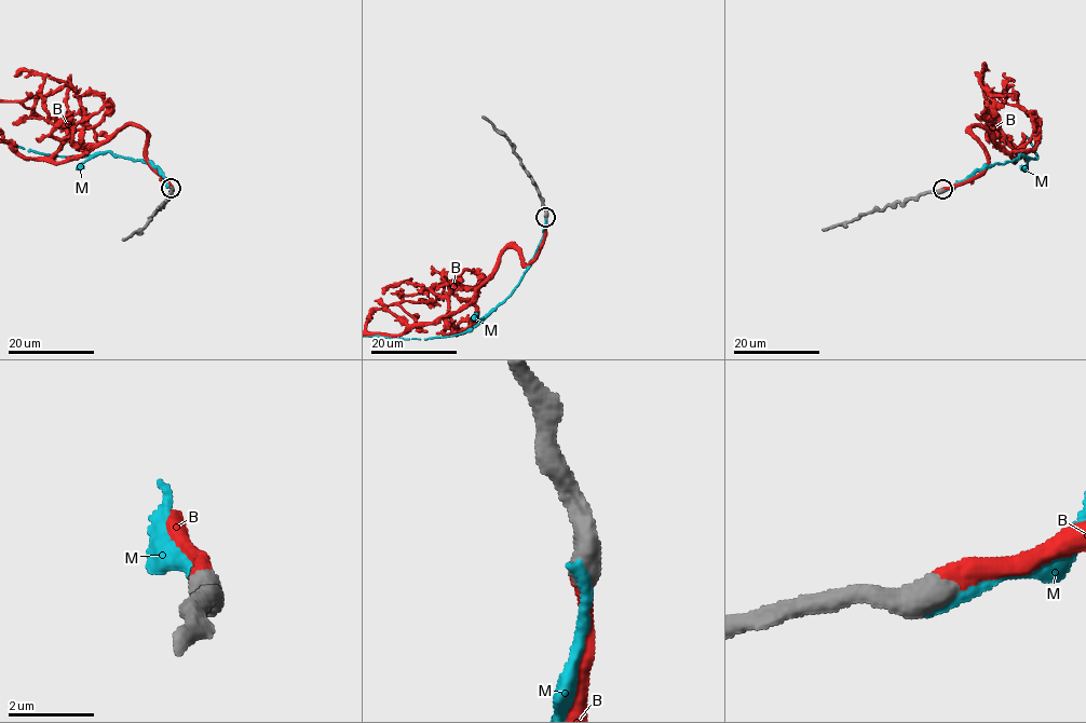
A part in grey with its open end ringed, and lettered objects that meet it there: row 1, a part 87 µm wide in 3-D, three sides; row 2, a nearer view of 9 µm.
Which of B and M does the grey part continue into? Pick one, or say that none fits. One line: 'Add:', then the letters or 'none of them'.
Add: B

